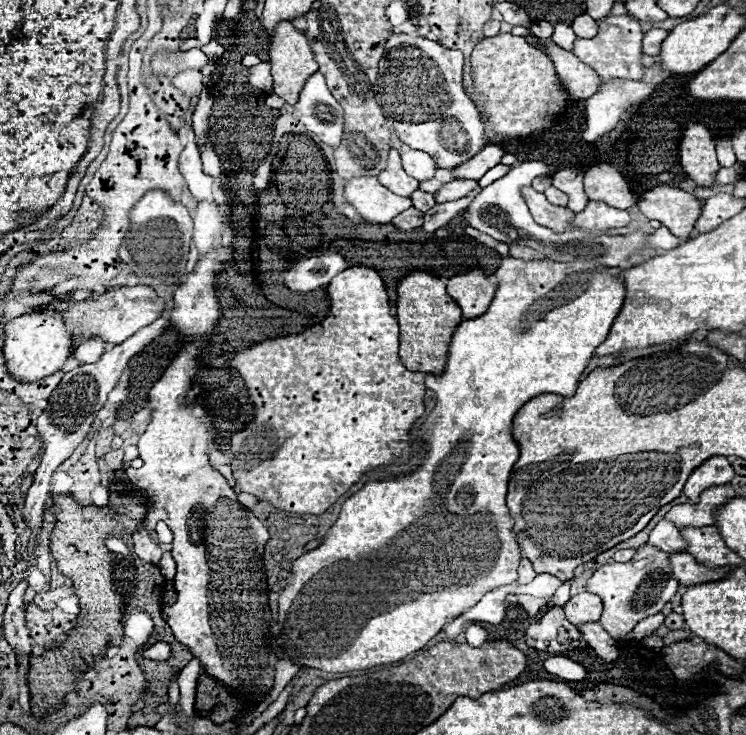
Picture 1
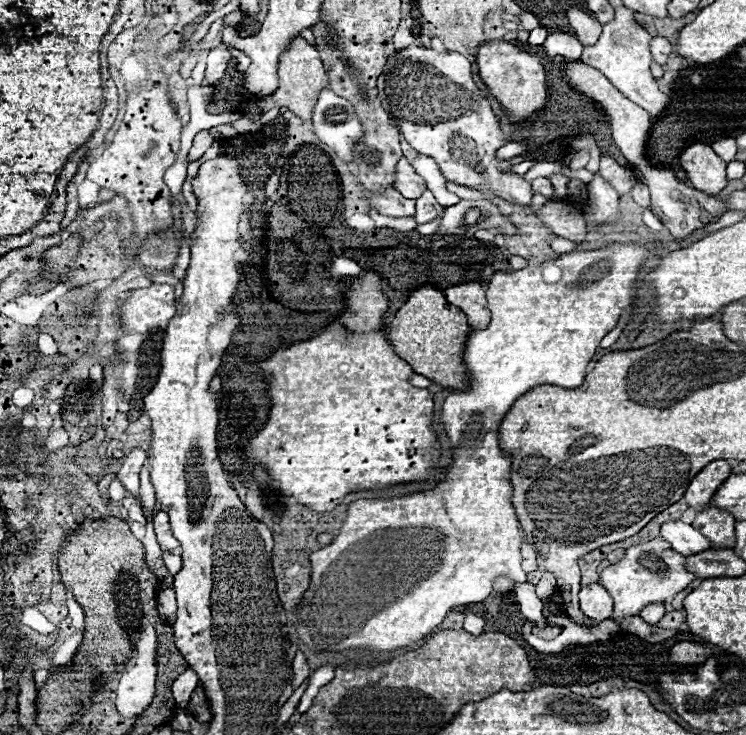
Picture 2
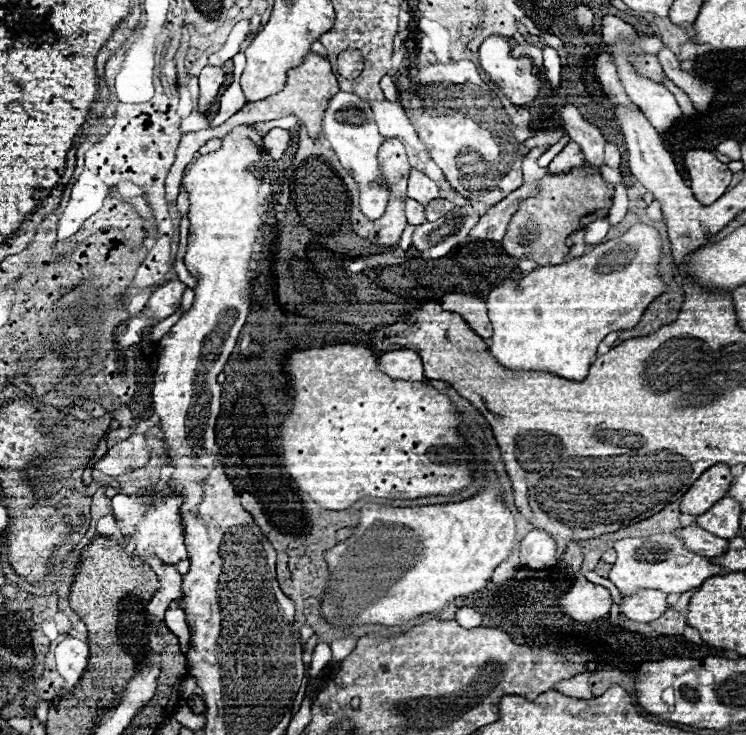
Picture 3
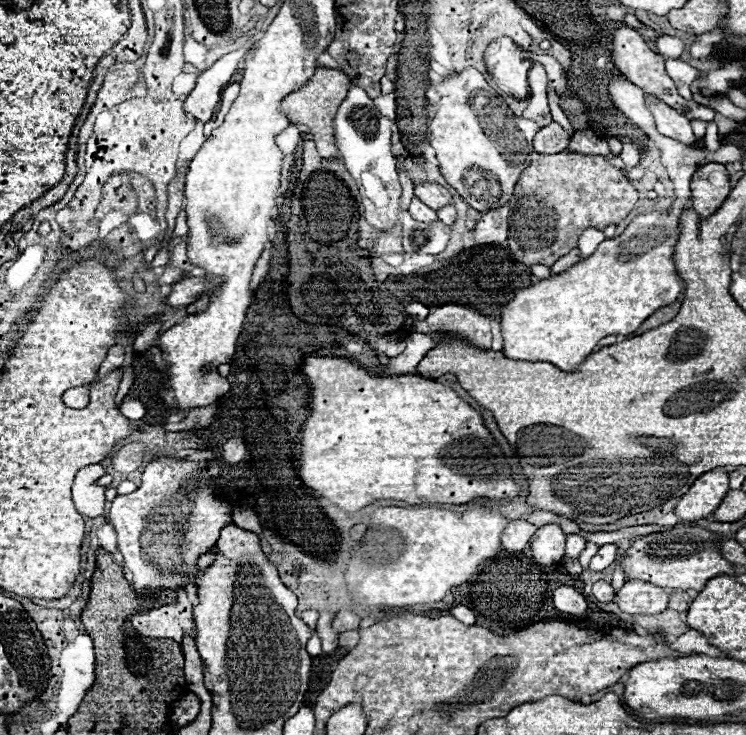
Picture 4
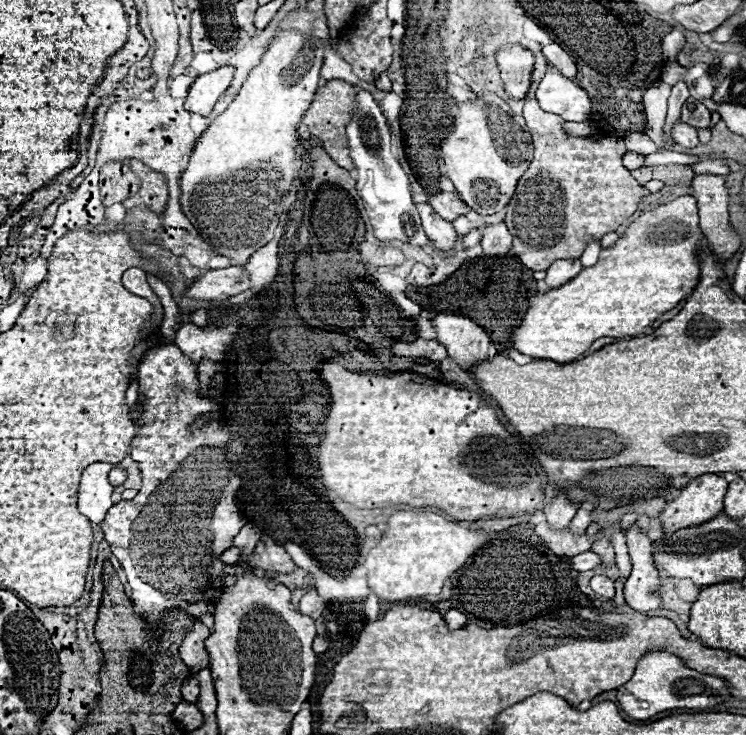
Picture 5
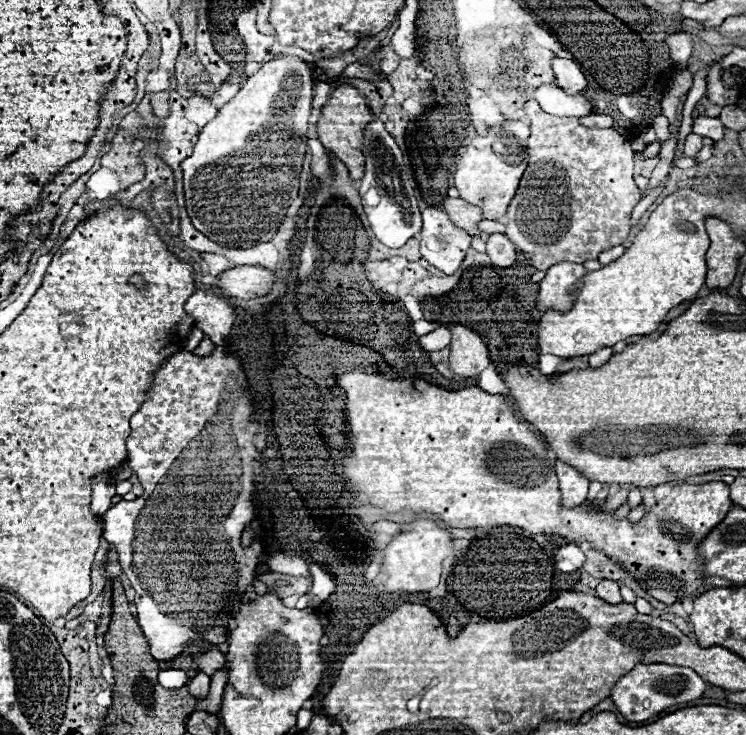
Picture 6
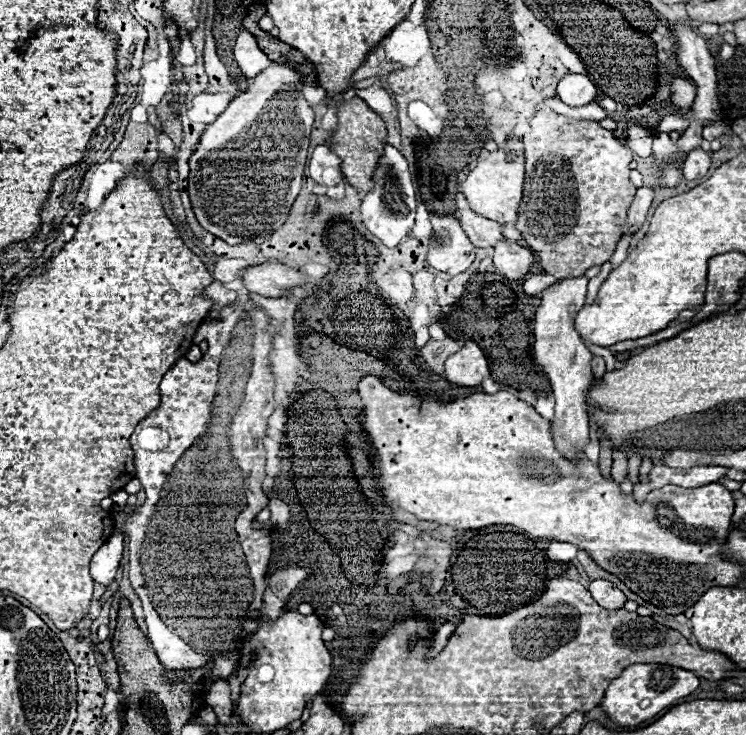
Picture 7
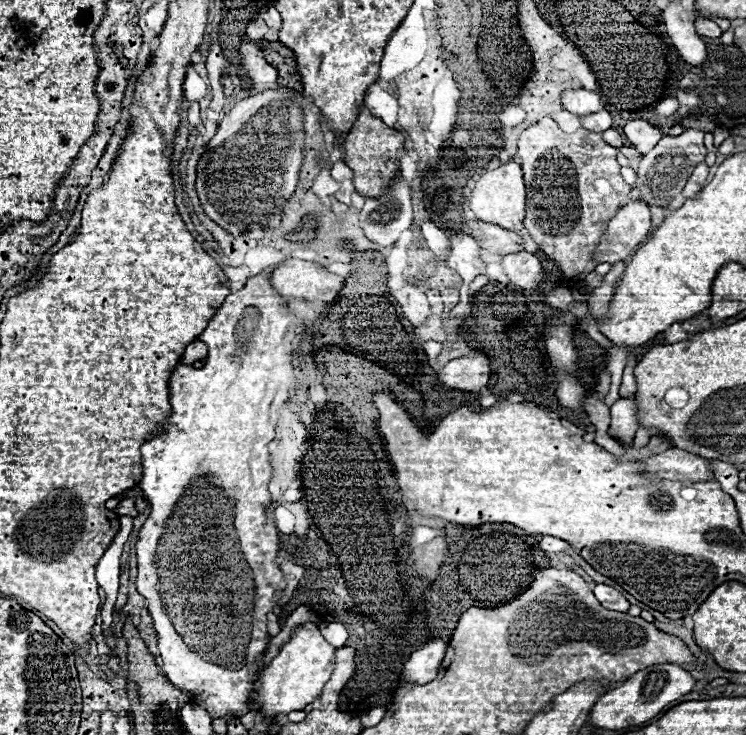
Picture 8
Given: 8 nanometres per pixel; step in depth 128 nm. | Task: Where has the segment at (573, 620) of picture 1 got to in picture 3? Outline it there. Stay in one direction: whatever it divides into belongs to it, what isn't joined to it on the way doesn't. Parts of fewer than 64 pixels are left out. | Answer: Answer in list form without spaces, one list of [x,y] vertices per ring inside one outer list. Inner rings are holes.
[[[578,576],[574,579],[570,592],[560,598],[560,606],[570,618],[578,622],[592,622],[610,614],[612,598],[604,586],[592,584],[584,576]]]

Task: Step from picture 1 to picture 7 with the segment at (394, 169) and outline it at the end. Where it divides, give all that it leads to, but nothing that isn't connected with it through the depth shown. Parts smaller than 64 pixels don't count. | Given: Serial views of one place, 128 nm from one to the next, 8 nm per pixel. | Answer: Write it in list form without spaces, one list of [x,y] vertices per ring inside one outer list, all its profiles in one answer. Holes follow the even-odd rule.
[[[470,208],[464,210],[456,210],[456,216],[466,232],[466,236],[472,240],[474,246],[478,248],[490,248],[494,246],[498,240],[504,240],[502,236],[502,224],[488,220],[476,212],[472,212]]]

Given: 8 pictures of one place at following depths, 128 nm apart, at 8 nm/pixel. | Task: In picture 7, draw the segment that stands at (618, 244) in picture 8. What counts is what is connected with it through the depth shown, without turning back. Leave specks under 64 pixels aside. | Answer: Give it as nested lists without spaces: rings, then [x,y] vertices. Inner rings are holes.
[[[642,186],[642,188],[636,190],[636,198],[634,198],[634,202],[630,204],[628,220],[626,220],[624,228],[622,228],[622,232],[628,232],[630,226],[632,226],[634,230],[640,228],[640,224],[642,224],[644,218],[646,218],[646,212],[648,212],[648,208],[650,208],[650,204],[652,204],[652,198],[654,198],[654,188]]]

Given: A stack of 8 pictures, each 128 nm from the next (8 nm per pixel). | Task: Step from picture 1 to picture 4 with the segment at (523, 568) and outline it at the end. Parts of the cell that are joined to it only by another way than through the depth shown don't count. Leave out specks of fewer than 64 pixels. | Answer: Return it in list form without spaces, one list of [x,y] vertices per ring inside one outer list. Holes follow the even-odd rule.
[[[548,524],[548,526],[538,528],[536,534],[530,538],[532,556],[542,566],[562,560],[564,544],[566,544],[566,536],[560,530],[560,526],[556,526],[556,524]]]

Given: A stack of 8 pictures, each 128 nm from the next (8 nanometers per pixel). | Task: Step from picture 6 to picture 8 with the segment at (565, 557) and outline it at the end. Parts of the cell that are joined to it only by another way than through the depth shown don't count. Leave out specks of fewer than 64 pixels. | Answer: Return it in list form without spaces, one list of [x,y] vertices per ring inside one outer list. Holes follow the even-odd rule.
[[[542,536],[540,546],[542,546],[544,552],[556,552],[556,554],[558,554],[558,552],[566,552],[566,550],[570,548],[568,542],[562,542],[562,540],[558,540],[558,538],[550,538],[550,536]]]

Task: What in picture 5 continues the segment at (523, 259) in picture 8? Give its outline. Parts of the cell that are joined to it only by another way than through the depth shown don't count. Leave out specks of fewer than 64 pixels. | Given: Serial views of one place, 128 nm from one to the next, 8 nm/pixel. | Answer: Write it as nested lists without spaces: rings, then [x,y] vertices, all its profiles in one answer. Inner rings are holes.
[[[504,222],[488,224],[482,230],[482,248],[486,256],[506,256],[512,246],[512,236]]]

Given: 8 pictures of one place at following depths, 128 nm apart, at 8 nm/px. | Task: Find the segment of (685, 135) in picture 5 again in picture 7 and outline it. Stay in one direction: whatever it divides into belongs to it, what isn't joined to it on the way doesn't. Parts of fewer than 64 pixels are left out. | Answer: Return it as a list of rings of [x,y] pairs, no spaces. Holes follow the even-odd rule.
[[[700,146],[688,152],[686,162],[684,162],[684,176],[688,180],[702,178],[708,172],[708,168],[710,168],[710,156],[708,156],[708,152],[704,152]]]

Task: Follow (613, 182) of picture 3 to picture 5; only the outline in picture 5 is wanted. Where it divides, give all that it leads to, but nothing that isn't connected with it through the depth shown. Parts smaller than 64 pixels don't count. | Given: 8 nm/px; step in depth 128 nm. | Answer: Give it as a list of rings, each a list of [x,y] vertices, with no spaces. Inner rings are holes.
[[[632,132],[630,136],[626,136],[624,144],[626,144],[628,152],[636,152],[636,154],[642,154],[642,156],[656,152],[654,142],[646,134],[640,134],[640,132]]]

